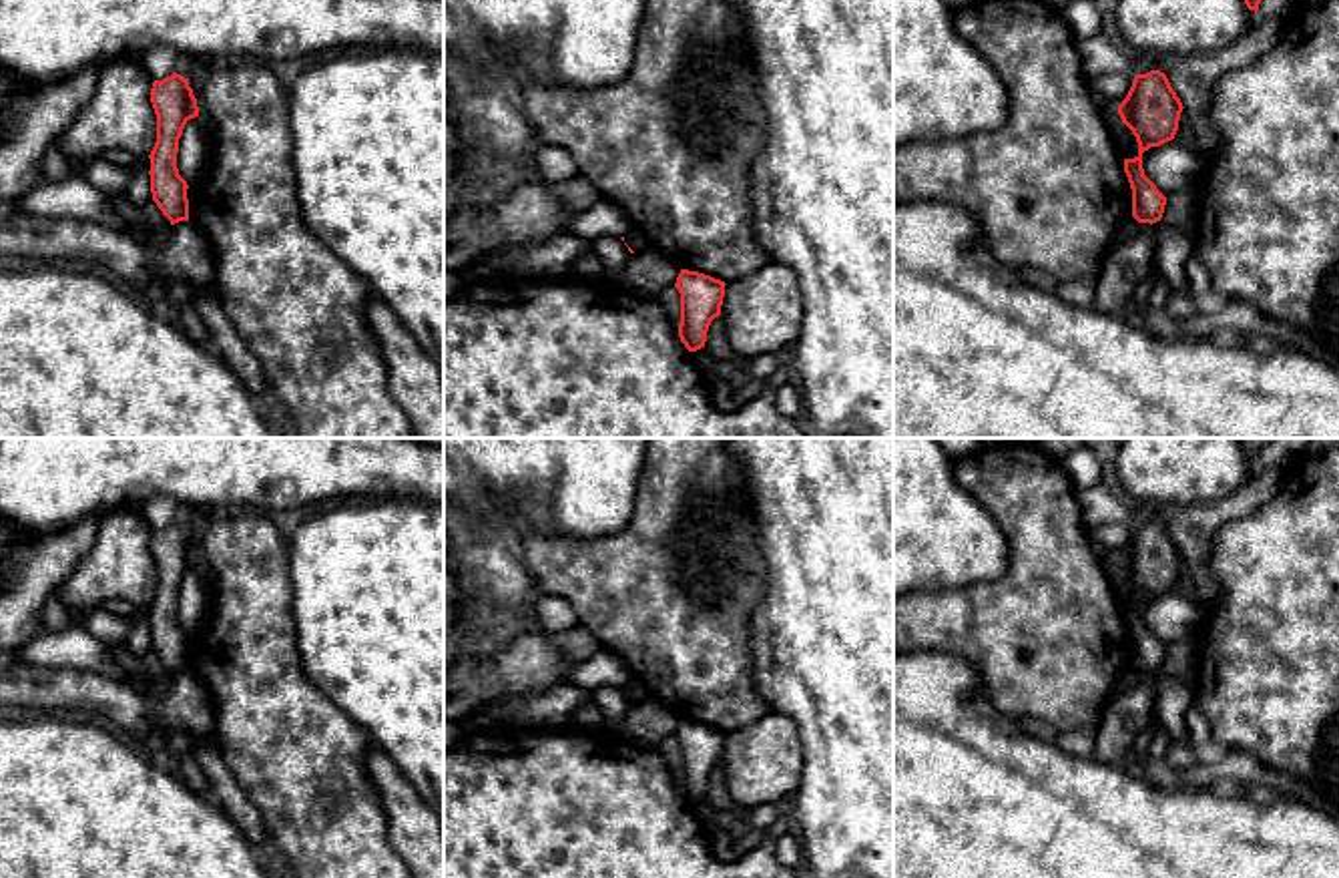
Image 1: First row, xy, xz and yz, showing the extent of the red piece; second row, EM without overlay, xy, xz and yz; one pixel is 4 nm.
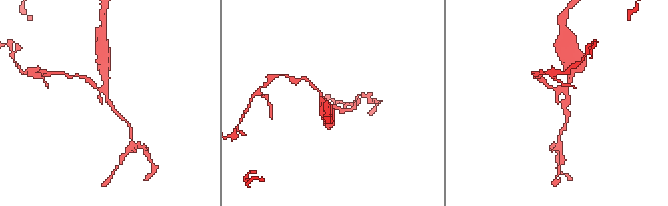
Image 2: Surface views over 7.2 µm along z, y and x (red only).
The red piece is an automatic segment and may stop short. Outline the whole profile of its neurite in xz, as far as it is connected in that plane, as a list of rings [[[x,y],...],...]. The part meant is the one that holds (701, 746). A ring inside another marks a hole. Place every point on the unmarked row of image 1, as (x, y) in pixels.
[[[681,719],[675,737],[681,743],[679,788],[689,802],[705,798],[709,776],[721,765],[725,731]]]

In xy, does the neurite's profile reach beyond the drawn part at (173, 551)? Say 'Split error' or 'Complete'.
Complete

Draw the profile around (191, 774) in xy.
[[[187,755],[181,759],[181,776],[179,778],[183,780],[183,784],[189,790],[193,790],[203,800],[213,800],[213,792],[209,788],[209,782],[195,757]]]

